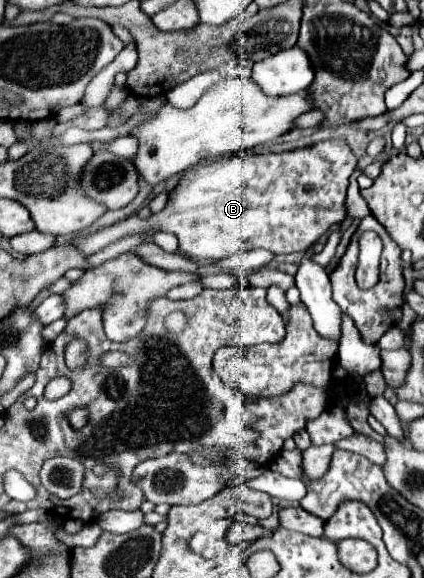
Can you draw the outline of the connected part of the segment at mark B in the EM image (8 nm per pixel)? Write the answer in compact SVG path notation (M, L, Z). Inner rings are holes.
M323 141L323 143L317 143L315 147L297 149L297 151L279 153L279 155L221 157L211 163L203 163L193 169L187 169L181 175L181 181L177 183L177 187L169 193L167 207L161 213L151 215L149 219L139 219L137 215L127 217L115 225L109 225L97 233L91 233L79 239L73 245L81 249L83 255L93 255L101 251L105 245L125 235L143 233L151 227L159 227L167 233L177 235L179 251L183 255L197 257L197 259L221 261L221 259L227 259L251 249L269 249L273 253L305 251L331 225L341 223L347 217L345 197L347 197L349 177L353 175L355 165L357 165L357 159L345 141Z

